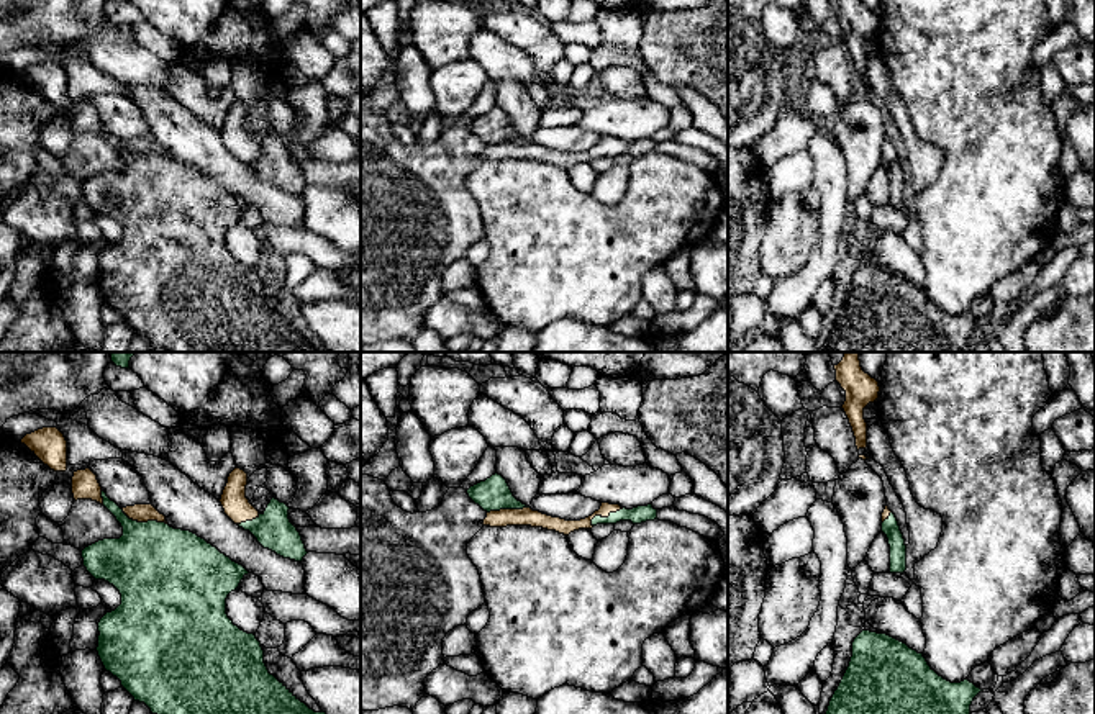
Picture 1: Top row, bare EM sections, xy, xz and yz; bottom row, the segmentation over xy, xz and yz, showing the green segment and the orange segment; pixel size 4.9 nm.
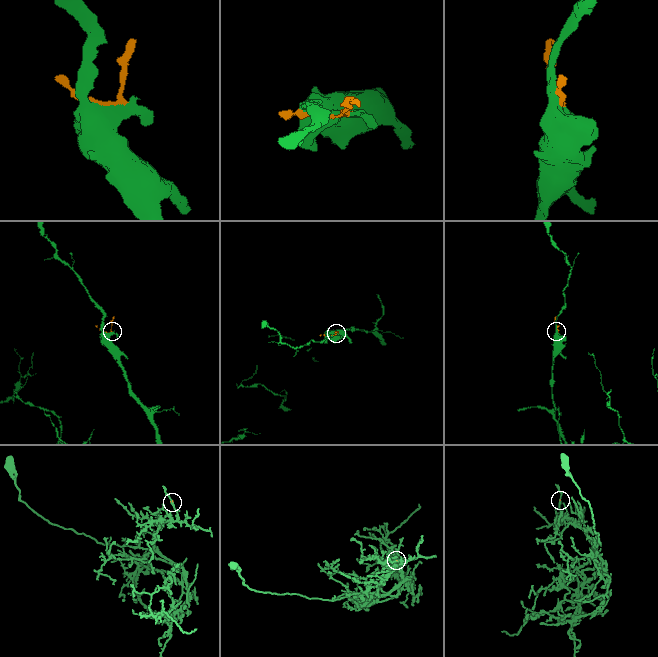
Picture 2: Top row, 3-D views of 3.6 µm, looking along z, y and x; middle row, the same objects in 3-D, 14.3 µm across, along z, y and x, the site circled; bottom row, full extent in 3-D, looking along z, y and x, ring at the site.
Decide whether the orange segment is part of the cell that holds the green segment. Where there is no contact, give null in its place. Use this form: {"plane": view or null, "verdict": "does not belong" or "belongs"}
{"plane": "xy", "verdict": "belongs"}

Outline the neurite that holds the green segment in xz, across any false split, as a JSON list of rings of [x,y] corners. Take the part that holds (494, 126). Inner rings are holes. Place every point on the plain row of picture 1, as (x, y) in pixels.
[[[498,106],[470,120],[467,128],[487,146],[482,157],[490,160],[531,159],[569,169],[574,164],[592,162],[597,157],[616,157],[620,154],[641,157],[657,152],[657,142],[654,142],[652,138],[626,142],[620,138],[610,136],[602,136],[598,144],[580,154],[552,151],[539,144],[533,144],[529,139],[518,134],[507,113]]]

